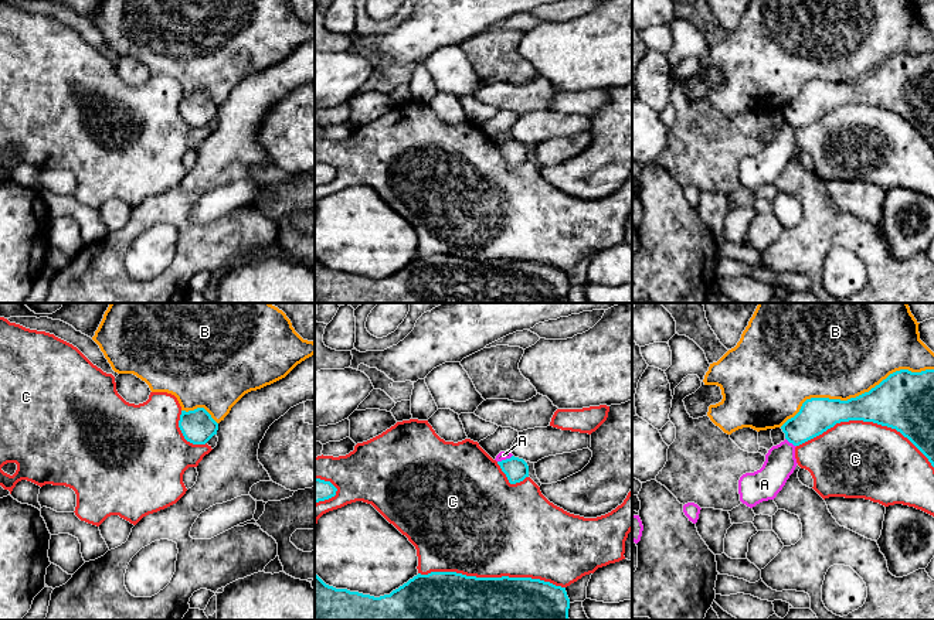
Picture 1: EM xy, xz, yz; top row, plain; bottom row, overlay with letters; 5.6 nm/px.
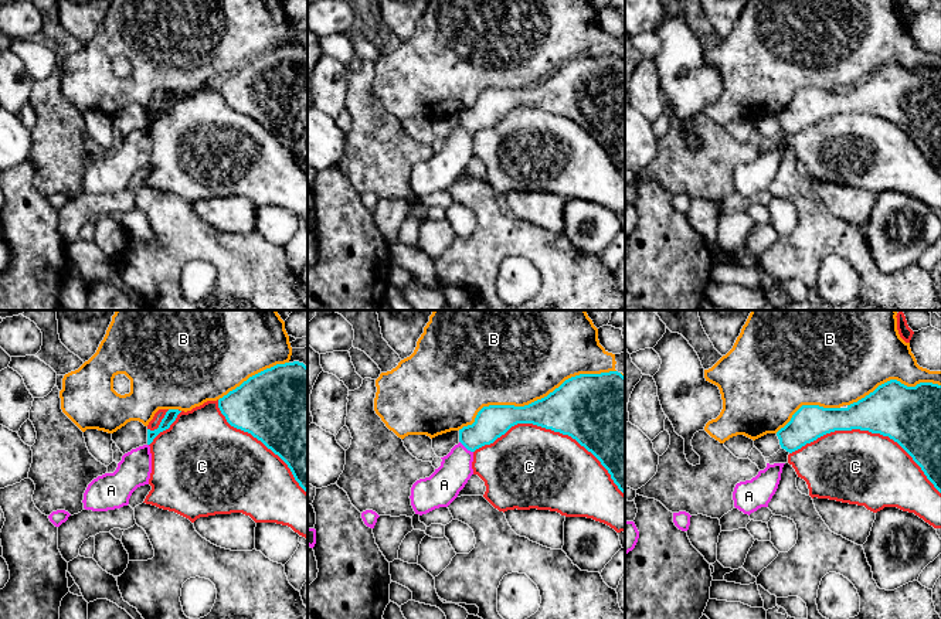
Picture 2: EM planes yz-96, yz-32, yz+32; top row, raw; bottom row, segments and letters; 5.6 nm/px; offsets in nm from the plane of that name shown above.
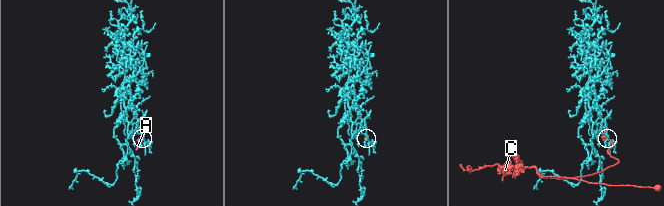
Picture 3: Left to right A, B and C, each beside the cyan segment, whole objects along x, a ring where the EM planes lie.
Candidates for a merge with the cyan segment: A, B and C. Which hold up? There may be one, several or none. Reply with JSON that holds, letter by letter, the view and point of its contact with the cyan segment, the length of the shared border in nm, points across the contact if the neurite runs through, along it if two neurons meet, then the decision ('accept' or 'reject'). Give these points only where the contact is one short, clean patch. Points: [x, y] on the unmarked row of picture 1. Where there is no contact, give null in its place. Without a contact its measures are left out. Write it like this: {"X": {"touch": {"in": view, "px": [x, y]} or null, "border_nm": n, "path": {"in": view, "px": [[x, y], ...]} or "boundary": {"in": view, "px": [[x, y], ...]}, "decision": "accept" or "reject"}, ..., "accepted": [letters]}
{"A": {"touch": {"in": "xz", "px": [506, 142]}, "border_nm": 100, "boundary": {"in": "xz", "px": [[512, 138], [498, 145]]}, "decision": "reject"}, "B": {"touch": {"in": "yz", "px": [856, 79]}, "border_nm": 900, "decision": "reject"}, "C": {"touch": {"in": "xz", "px": [492, 261]}, "border_nm": 850, "decision": "reject"}, "accepted": []}

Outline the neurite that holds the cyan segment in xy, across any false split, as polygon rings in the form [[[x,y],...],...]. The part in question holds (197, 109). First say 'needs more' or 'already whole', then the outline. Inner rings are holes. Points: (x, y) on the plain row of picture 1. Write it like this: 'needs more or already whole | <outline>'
already whole | [[[204,91],[181,93],[179,110],[184,122],[193,127],[206,127],[217,117],[218,106]]]

